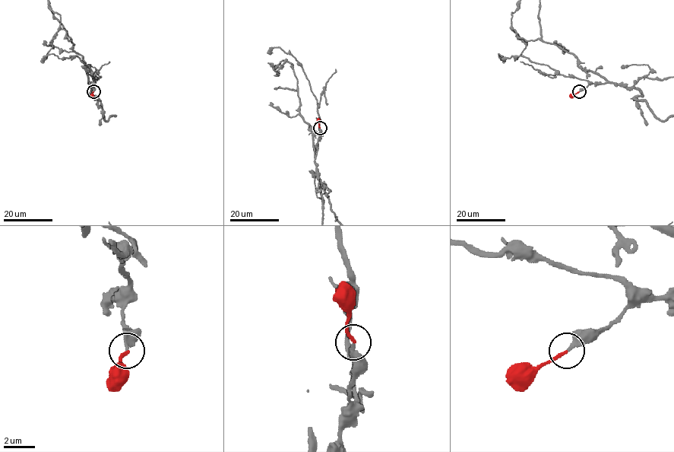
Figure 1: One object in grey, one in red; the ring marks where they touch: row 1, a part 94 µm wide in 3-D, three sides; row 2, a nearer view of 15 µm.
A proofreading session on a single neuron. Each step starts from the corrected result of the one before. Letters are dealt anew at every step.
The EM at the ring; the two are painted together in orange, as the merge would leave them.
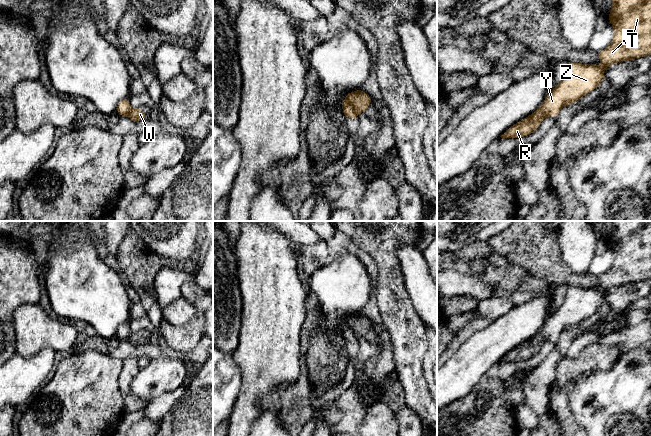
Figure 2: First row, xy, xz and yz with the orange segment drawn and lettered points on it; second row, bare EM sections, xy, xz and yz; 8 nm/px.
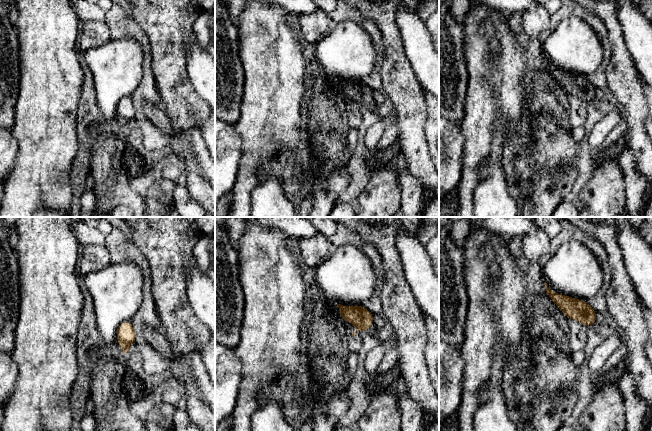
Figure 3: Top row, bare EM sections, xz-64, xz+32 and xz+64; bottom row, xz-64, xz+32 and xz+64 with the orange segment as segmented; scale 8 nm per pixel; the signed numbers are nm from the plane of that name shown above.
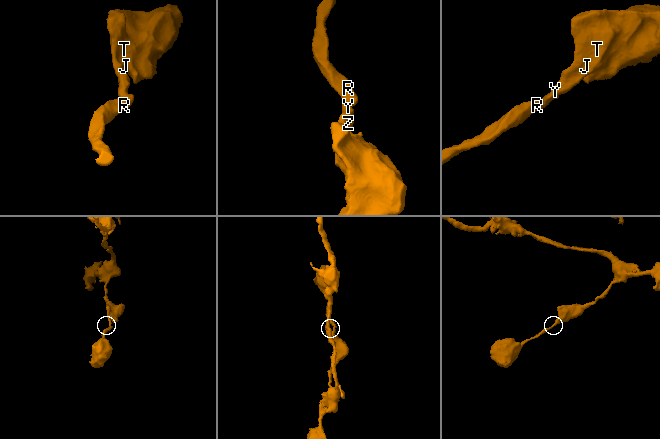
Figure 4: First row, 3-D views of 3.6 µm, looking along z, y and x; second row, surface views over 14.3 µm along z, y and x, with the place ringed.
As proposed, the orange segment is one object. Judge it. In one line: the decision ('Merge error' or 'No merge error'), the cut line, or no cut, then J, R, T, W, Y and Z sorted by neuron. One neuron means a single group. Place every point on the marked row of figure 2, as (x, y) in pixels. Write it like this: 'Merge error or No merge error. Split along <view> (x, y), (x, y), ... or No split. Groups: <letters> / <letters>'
Merge error. Split along xz (344, 100), (358, 112). Groups: J T Y Z / R W

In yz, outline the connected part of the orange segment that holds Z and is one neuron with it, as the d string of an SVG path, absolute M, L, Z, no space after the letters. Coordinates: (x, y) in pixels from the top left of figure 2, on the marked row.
M612 0L608 20L614 28L614 35L612 43L597 52L602 66L568 63L562 81L549 92L541 105L547 117L556 118L563 106L571 106L596 89L604 81L604 70L612 64L651 55L651 0Z

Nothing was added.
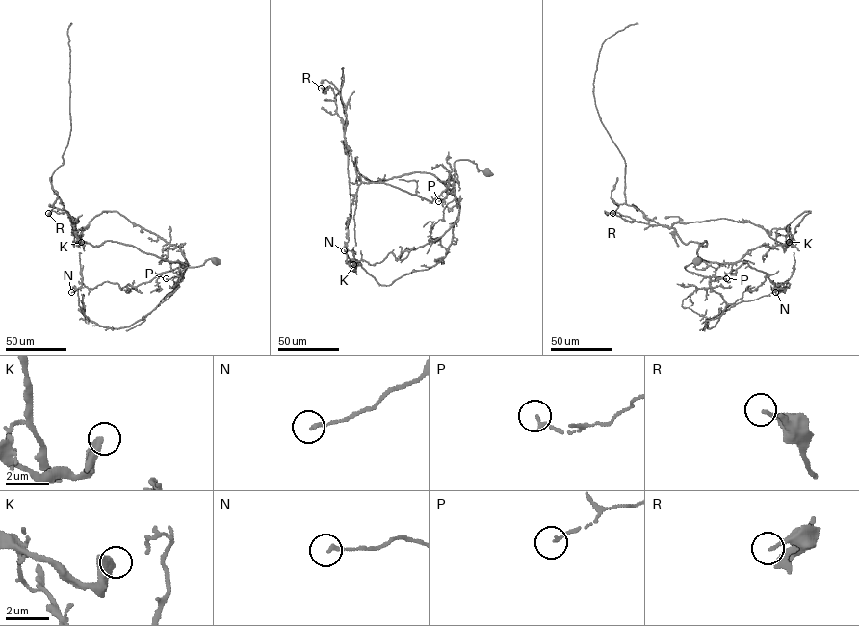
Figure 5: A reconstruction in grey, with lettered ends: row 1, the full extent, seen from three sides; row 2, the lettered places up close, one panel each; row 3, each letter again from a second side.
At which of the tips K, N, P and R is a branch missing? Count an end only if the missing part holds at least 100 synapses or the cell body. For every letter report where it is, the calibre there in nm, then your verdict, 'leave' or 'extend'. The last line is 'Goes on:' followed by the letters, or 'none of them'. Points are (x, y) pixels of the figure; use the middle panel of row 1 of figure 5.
K: (353, 264) | 500 nm | leave
N: (344, 250) | 140 nm | leave
P: (438, 201) | 120 nm | leave
R: (321, 88) | 150 nm | leave
Goes on: none of them

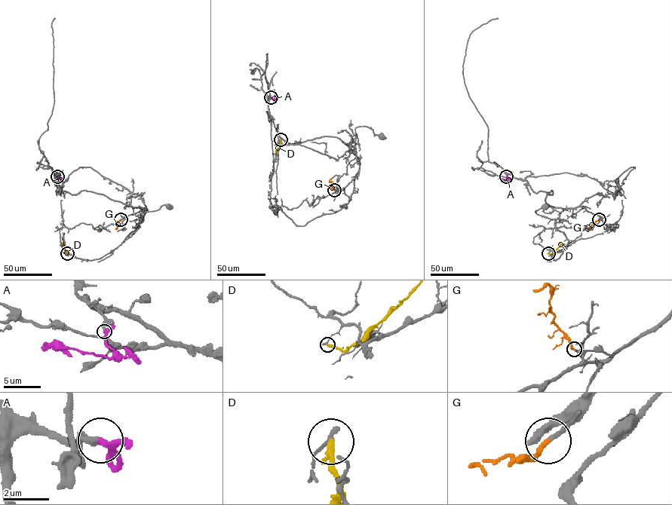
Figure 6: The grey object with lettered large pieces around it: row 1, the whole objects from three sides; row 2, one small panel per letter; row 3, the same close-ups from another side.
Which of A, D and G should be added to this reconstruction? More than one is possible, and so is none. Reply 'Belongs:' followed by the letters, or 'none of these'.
Belongs: A, G

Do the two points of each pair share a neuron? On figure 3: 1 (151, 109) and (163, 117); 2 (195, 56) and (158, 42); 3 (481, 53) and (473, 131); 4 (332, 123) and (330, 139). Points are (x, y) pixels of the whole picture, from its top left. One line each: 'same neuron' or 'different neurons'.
1: same neuron
2: different neurons
3: same neuron
4: different neurons

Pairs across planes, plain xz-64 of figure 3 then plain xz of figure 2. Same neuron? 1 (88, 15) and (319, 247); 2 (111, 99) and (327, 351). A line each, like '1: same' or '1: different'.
1: different
2: different

